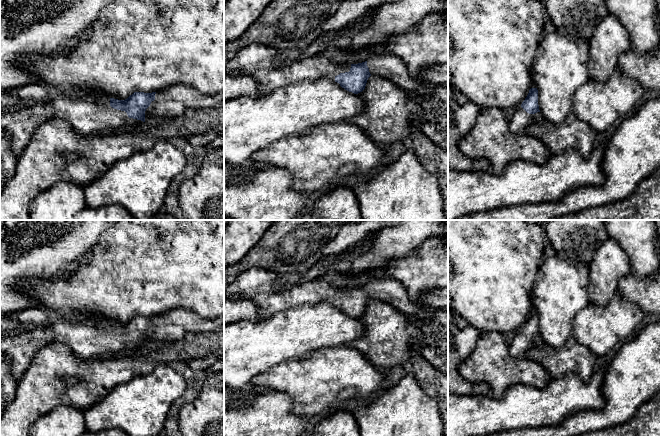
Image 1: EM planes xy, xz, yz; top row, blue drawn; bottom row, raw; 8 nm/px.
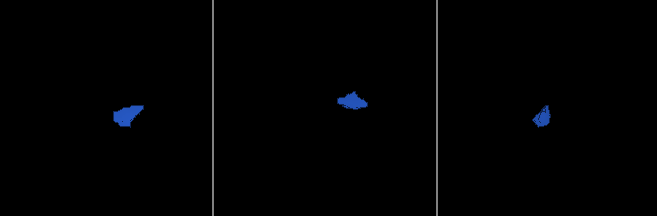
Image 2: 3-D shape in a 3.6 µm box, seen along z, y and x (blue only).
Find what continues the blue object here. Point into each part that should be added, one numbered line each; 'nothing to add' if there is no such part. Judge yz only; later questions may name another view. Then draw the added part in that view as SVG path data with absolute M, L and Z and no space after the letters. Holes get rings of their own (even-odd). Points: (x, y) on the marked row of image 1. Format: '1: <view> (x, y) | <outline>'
1: yz (521, 119) | M519 106L515 108L512 119L508 123L508 127L511 133L519 134L523 133L530 124L542 119L543 116L540 112L529 114L521 106Z

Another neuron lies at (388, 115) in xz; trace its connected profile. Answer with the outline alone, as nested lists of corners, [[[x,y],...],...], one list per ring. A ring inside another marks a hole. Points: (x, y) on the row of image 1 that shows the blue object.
[[[371,75],[365,89],[357,95],[364,101],[363,112],[343,121],[356,125],[381,146],[406,139],[411,127],[418,126],[423,121],[422,108],[410,100],[403,89],[383,77]]]

